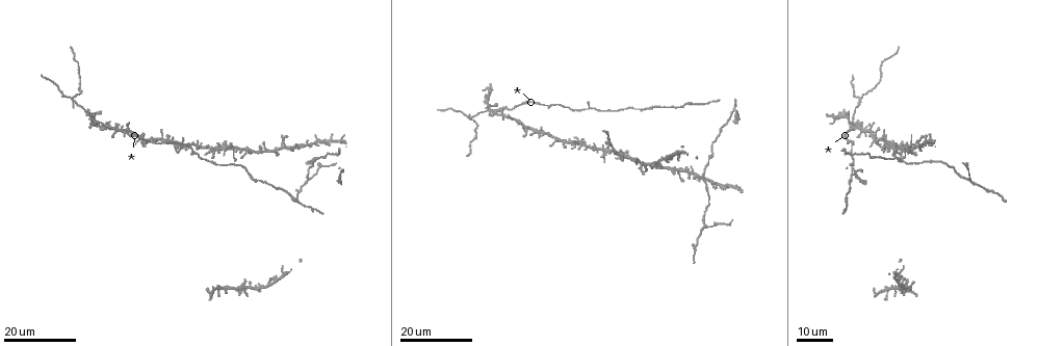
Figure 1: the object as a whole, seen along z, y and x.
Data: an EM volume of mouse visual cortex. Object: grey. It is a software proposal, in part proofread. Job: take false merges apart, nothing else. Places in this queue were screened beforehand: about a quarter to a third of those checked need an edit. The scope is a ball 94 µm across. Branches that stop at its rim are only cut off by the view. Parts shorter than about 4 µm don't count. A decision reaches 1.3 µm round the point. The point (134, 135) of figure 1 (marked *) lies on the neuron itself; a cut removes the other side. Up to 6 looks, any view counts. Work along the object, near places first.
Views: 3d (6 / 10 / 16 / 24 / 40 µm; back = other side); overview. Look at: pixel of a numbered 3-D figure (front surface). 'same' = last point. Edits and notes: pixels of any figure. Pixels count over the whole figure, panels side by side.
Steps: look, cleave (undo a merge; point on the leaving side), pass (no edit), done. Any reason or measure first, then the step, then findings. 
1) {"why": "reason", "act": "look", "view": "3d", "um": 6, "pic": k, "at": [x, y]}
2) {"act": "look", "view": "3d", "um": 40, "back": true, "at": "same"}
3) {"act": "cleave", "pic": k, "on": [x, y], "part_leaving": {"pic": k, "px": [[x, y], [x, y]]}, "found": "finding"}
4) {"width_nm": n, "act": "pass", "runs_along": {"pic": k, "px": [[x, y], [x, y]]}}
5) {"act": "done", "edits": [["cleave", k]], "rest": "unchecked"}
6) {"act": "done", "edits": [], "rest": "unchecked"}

{"why": "four-way junction", "act": "look", "view": "3d", "um": 24, "pic": 1, "at": [503, 107]}

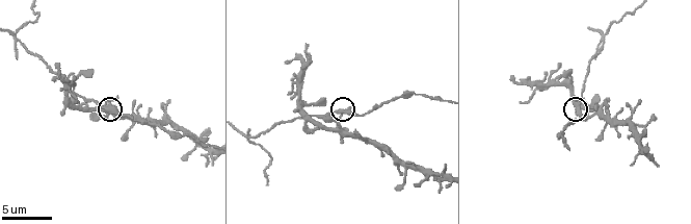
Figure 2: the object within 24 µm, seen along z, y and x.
{"act": "look", "view": "3d", "um": 10, "pic": 2, "at": [343, 112]}

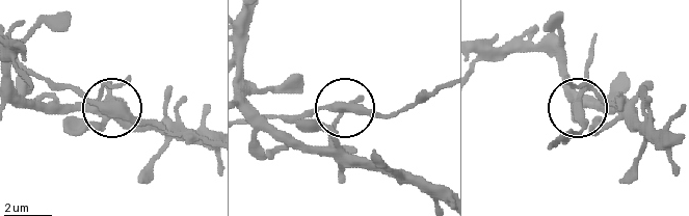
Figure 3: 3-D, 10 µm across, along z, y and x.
{"act": "pass", "runs_along": {"pic": 3, "px": [[444, 84], [378, 117], [337, 106], [297, 115]]}, "found": "continuous, no second neuron"}

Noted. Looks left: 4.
{"act": "look", "view": "3d", "um": 16, "pic": 2, "at": [604, 32]}

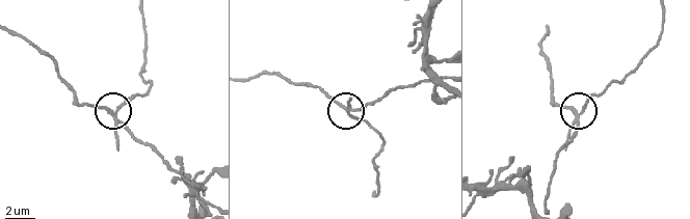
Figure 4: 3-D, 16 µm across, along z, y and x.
{"why": "zoom in", "act": "look", "view": "3d", "um": 6, "pic": 4, "at": [347, 112]}

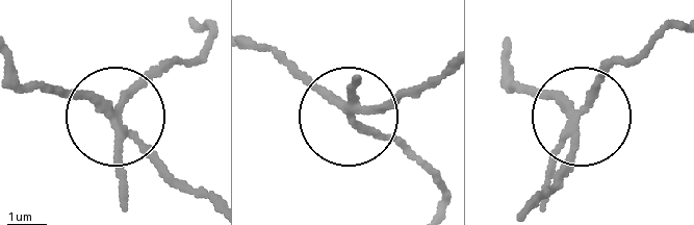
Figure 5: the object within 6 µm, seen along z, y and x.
{"width_nm": 200, "act": "cleave", "pic": 5, "on": [146, 76], "part_leaving": {"pic": 5, "px": [[352, 104], [361, 124], [421, 165], [441, 214]]}, "found": "a second neuron is stuck on"}

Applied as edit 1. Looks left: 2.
{"why": "a fork", "act": "look", "view": "3d", "um": 24, "pic": 1, "at": [969, 180]}

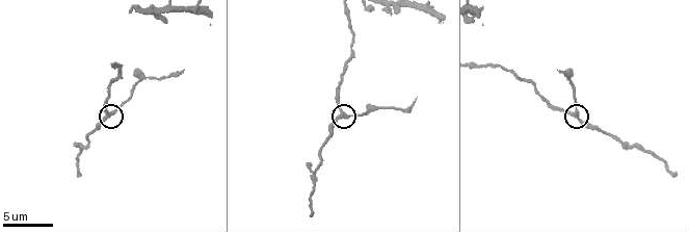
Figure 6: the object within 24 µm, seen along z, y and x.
{"act": "look", "view": "3d", "um": 6, "pic": 6, "at": [340, 118]}

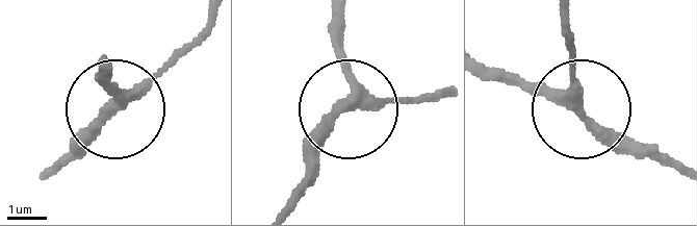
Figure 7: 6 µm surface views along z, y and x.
{"width_nm": 250, "act": "pass", "found": "one neuron here"}

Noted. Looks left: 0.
{"act": "done", "edits": [["cleave", 5]], "rest": "unchecked"}

